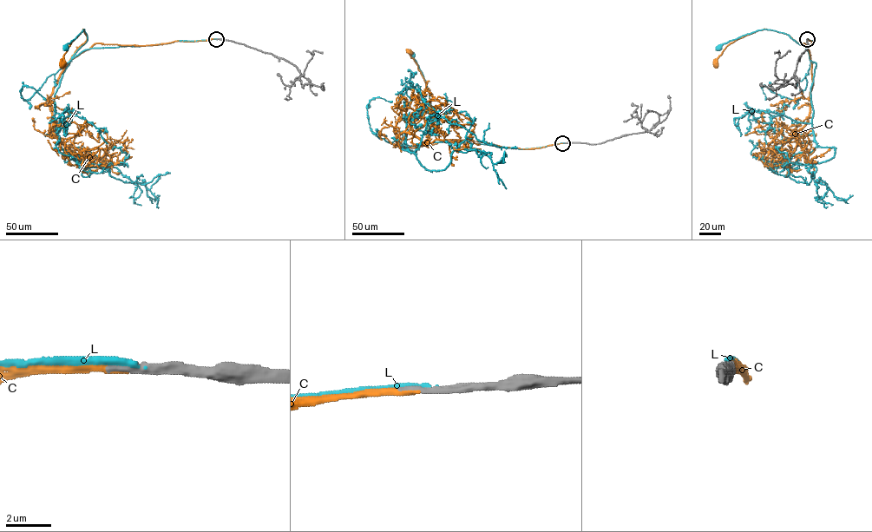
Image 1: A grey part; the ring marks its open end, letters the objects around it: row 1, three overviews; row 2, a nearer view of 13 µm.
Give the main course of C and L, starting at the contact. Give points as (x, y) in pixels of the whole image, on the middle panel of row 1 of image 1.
C: (562, 143), (523, 148), (443, 140), (417, 146), (428, 138), (433, 126), (429, 94), (408, 51)
L: (563, 143), (523, 148), (455, 141), (418, 145), (429, 138), (434, 125), (429, 92), (412, 55)

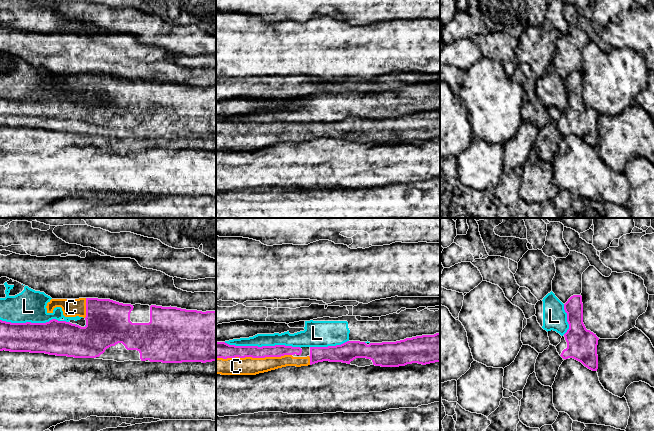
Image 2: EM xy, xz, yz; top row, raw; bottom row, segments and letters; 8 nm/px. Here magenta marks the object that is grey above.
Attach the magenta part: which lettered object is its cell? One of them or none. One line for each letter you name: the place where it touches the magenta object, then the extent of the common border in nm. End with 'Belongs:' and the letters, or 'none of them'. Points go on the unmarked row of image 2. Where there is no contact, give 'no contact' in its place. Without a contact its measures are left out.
C: meets magenta in xz at (253, 133); contact 600 nm long
Belongs: C

